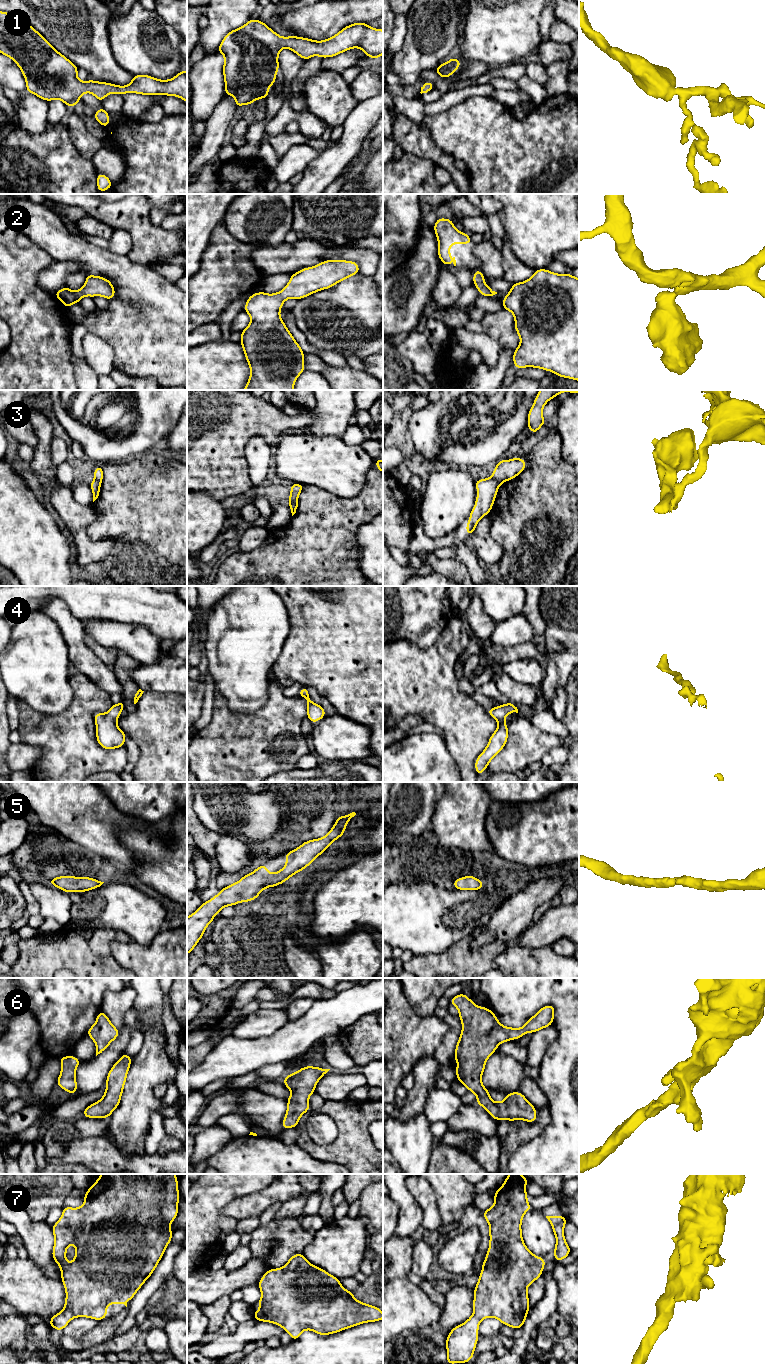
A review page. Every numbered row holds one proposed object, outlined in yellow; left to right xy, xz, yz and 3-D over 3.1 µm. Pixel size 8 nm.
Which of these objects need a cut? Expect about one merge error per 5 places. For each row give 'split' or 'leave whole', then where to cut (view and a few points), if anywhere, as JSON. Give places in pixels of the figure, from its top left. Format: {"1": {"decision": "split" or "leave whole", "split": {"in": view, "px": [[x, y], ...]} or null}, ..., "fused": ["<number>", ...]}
{"1": {"decision": "leave whole", "split": null}, "2": {"decision": "leave whole", "split": null}, "3": {"decision": "split", "split": {"in": "xz", "px": [[297, 500], [289, 504]]}}, "4": {"decision": "leave whole", "split": null}, "5": {"decision": "leave whole", "split": null}, "6": {"decision": "leave whole", "split": null}, "7": {"decision": "leave whole", "split": null}, "fused": ["3"]}

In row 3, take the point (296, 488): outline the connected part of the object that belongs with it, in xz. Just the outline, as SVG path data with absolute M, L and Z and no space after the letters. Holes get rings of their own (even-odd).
M293 483L290 485L291 485L291 491L290 491L290 495L289 495L289 504L291 504L295 501L298 501L299 494L304 488L303 484Z

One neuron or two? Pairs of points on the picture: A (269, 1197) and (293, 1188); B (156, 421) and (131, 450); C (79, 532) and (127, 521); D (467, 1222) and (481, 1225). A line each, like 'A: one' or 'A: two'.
A: one
B: one
C: two
D: one

